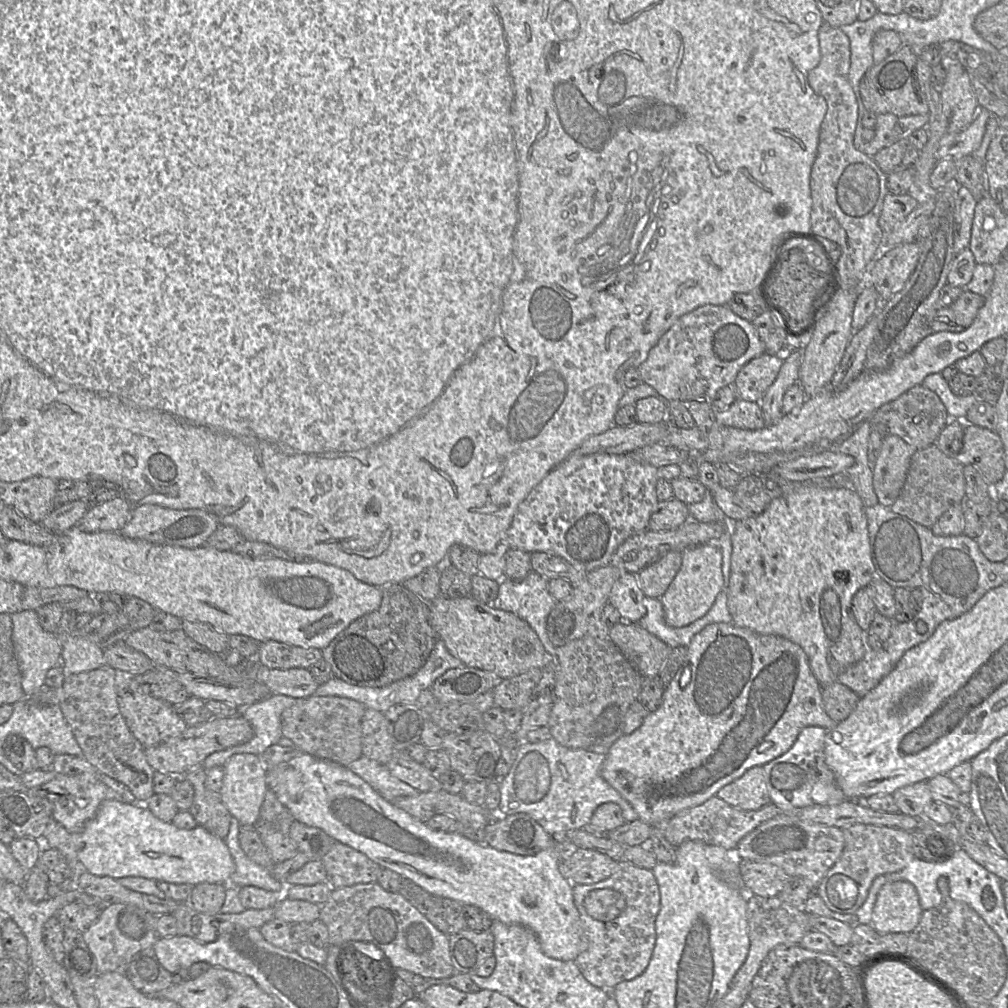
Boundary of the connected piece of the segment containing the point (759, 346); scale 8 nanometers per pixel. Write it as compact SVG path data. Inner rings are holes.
M707 304L681 316L650 349L647 359L637 370L642 381L653 387L666 402L711 401L719 389L734 384L742 366L764 353L765 345L751 322L736 315L726 305Z

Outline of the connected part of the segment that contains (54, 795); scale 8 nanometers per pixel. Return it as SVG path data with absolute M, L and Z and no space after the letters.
M56 775L40 787L29 789L29 794L48 799L53 806L52 819L70 833L81 831L105 800L120 800L115 791L93 775Z

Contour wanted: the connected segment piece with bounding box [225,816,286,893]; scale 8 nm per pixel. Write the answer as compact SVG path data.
M232 816L230 830L225 842L235 863L235 872L230 877L229 885L241 888L255 886L260 889L283 893L285 884L276 880L271 874L271 868L265 868L247 857L239 843L239 829L241 824Z

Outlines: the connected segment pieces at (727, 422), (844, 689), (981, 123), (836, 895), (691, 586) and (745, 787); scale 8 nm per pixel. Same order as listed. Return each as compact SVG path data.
M738 398L726 410L715 411L716 425L745 430L766 427L760 402L745 401Z
M839 682L822 687L824 710L836 723L845 720L855 710L860 698L849 687Z
M979 109L971 125L942 139L936 152L936 162L945 158L955 159L965 155L974 155L982 143L990 116L992 114L987 110Z
M855 824L842 830L845 840L843 852L827 871L815 893L830 910L841 914L855 914L865 902L876 877L898 872L915 858L912 835L902 829L870 824Z
M703 544L682 552L682 565L675 578L659 598L667 625L680 628L704 616L713 605L718 593L723 589L722 553L713 544Z
M762 766L749 768L739 778L718 790L716 795L742 810L757 810L771 802Z

